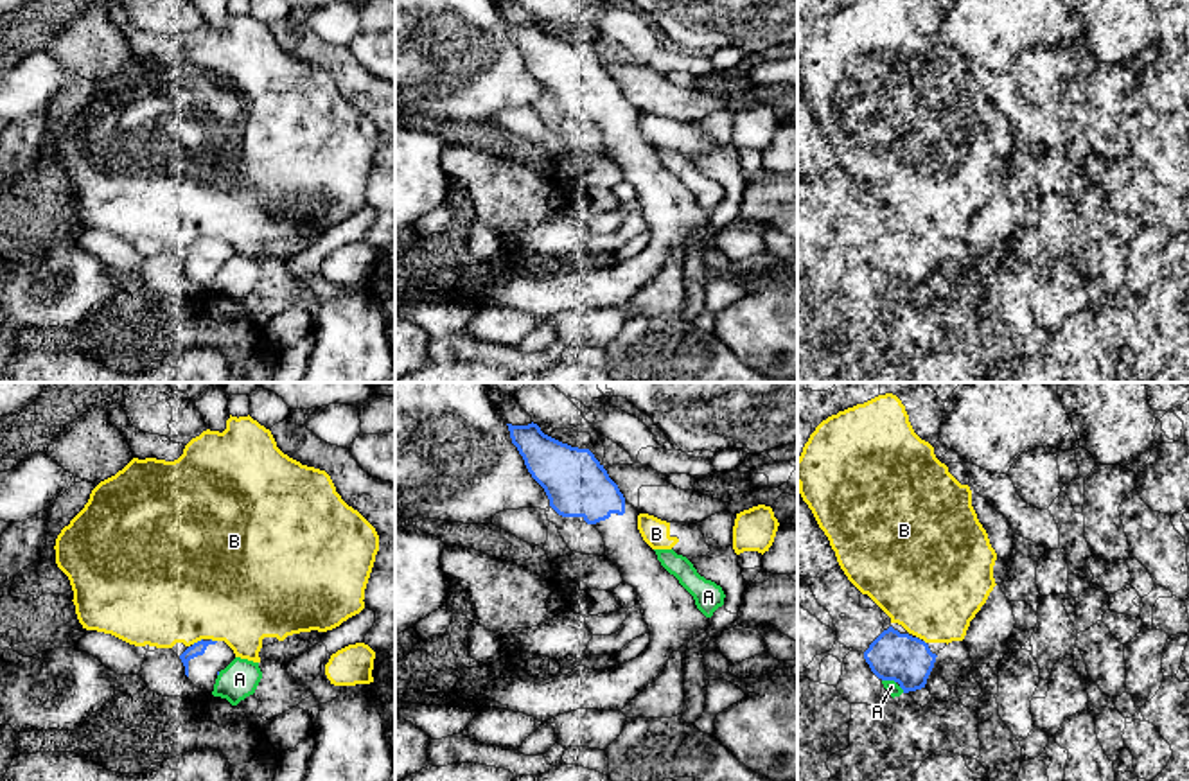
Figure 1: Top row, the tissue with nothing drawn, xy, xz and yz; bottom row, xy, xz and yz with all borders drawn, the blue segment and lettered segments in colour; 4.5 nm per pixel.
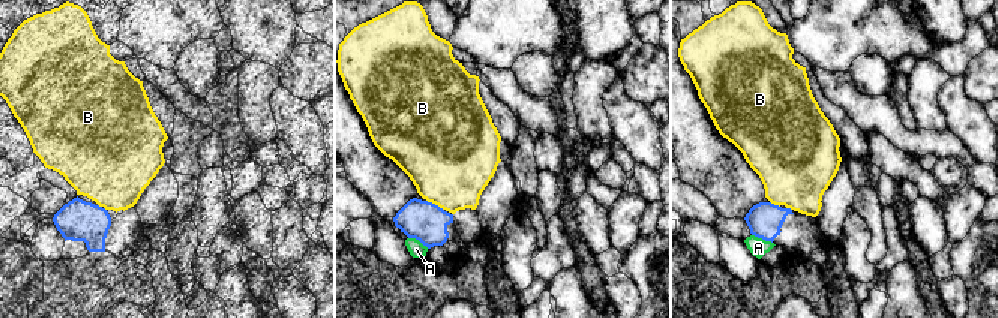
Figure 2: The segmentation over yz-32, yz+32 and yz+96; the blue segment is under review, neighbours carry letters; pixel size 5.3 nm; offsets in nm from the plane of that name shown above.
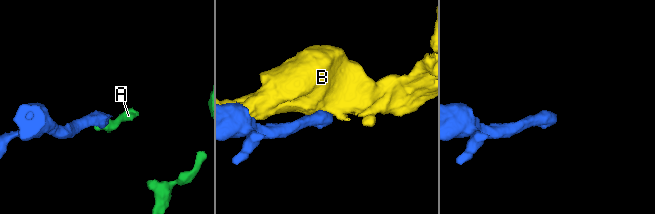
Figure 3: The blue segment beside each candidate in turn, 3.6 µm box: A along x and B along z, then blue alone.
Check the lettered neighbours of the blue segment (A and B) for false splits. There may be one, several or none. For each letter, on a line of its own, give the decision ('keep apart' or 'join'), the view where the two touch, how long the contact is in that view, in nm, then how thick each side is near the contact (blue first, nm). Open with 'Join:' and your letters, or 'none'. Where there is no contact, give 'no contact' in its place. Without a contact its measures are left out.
Join: none
A: keep apart; meets blue in yz; contact 70 nm long; 220 nm thick on the blue side, 60 nm on the other
B: keep apart; meets blue in xy; contact 60 nm long; 60 nm thick on the blue side, 500 nm on the other

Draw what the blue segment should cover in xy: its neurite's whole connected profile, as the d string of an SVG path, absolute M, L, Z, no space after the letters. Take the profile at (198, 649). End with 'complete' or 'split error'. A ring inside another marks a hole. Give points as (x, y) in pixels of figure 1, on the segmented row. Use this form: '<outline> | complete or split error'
M198 641L190 646L176 643L171 648L183 663L189 680L212 695L217 673L225 670L233 659L233 650L225 641Z | split error

